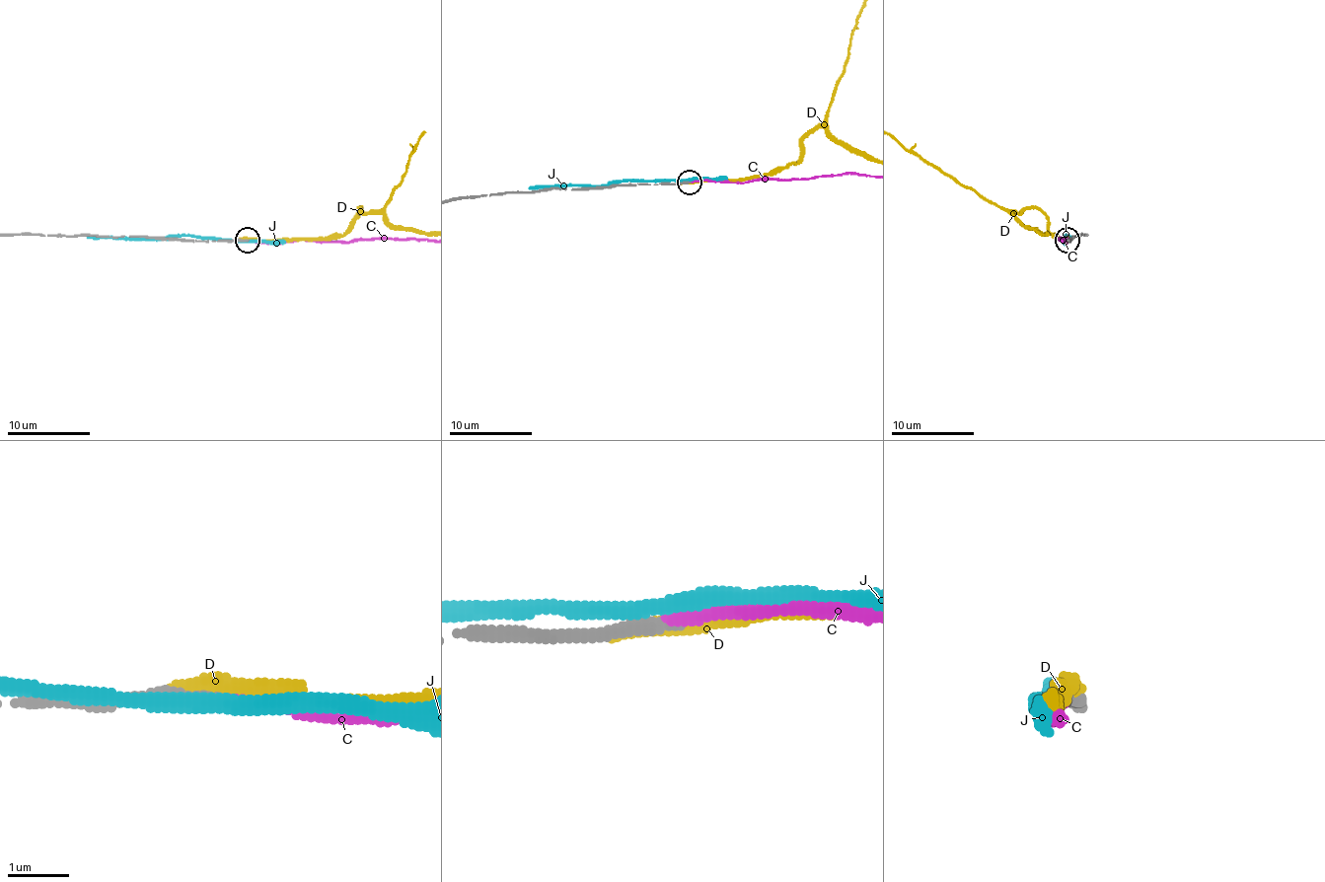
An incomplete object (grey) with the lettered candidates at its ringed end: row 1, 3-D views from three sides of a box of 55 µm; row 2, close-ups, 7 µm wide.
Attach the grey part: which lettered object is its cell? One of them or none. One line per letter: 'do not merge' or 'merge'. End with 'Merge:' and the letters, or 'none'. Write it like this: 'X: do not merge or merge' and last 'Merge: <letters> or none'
C: merge
D: do not merge
J: do not merge
Merge: C

